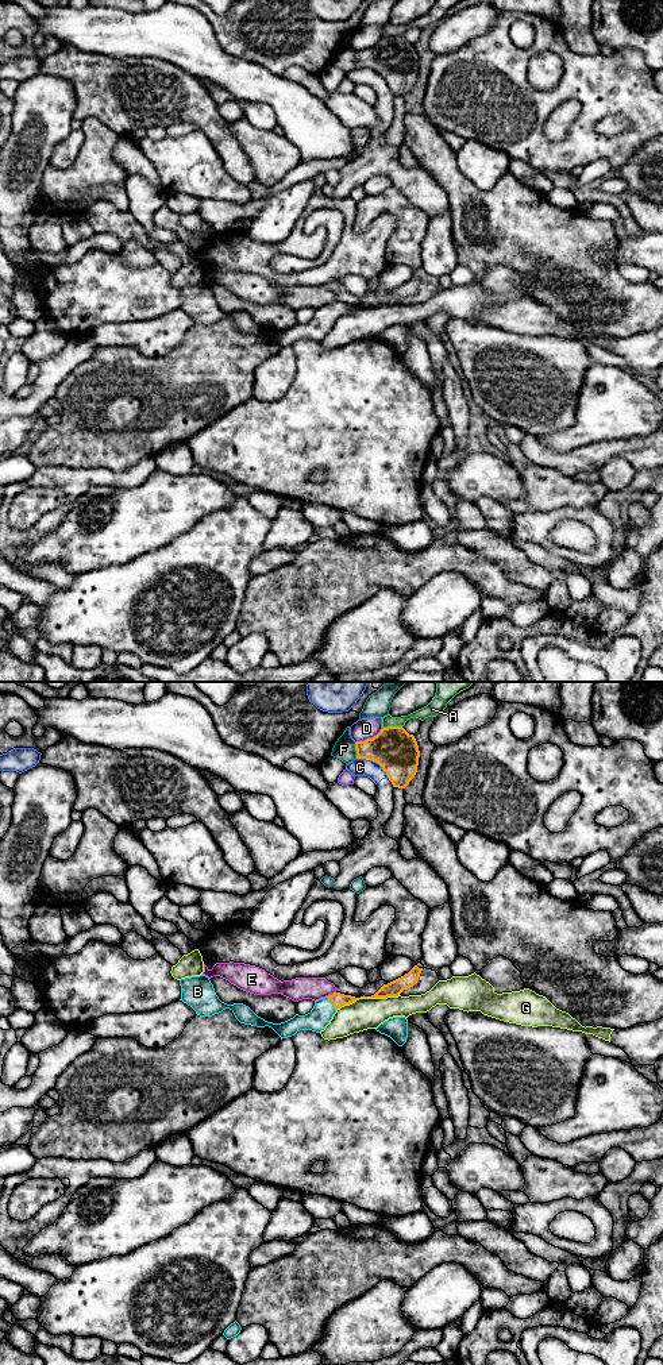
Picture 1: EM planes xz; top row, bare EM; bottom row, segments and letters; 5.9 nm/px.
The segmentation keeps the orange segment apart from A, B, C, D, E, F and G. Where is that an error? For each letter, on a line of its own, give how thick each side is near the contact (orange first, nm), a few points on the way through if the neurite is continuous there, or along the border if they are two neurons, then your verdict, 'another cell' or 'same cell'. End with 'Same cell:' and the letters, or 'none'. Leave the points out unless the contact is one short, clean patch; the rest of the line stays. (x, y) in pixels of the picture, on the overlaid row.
A: calibres 260 and 80 nm; another cell
B: calibres 90 and 130 nm; way xz (338, 999), (331, 1002), (323, 1010); same cell
C: calibres 260 and 110 nm; another cell
D: calibres 260 and 130 nm; another cell
E: calibres 90 and 140 nm; another cell
F: calibres 260 and 130 nm; another cell
G: calibres 90 and 190 nm; another cell
Same cell: B

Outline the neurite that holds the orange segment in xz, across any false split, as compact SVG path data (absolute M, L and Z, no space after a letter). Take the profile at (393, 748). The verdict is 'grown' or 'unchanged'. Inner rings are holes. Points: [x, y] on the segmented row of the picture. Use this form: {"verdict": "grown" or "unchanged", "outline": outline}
{"verdict": "unchanged", "outline": "M402 726L382 728L373 739L356 741L355 751L356 759L378 763L393 787L405 788L417 772L419 745Z"}

